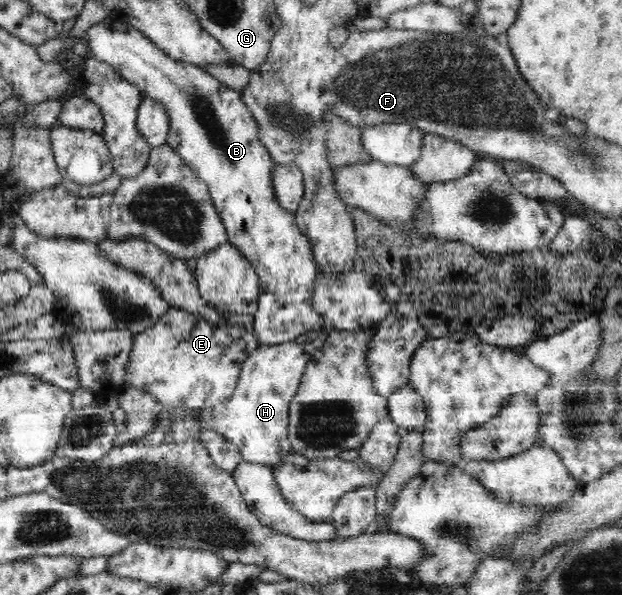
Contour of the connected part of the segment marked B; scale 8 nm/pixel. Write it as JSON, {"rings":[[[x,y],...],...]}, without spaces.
{"rings":[[[106,18],[91,26],[84,36],[91,57],[111,65],[127,82],[138,86],[143,97],[162,102],[170,118],[168,145],[177,151],[191,170],[207,183],[215,208],[225,225],[228,240],[251,262],[259,279],[258,307],[254,314],[253,334],[260,347],[295,341],[298,337],[321,331],[323,317],[312,305],[318,271],[309,239],[297,226],[296,215],[285,210],[277,200],[272,183],[272,168],[279,165],[259,141],[259,126],[244,104],[240,92],[223,88],[200,65],[181,62],[165,54],[150,38],[130,24]]]}

